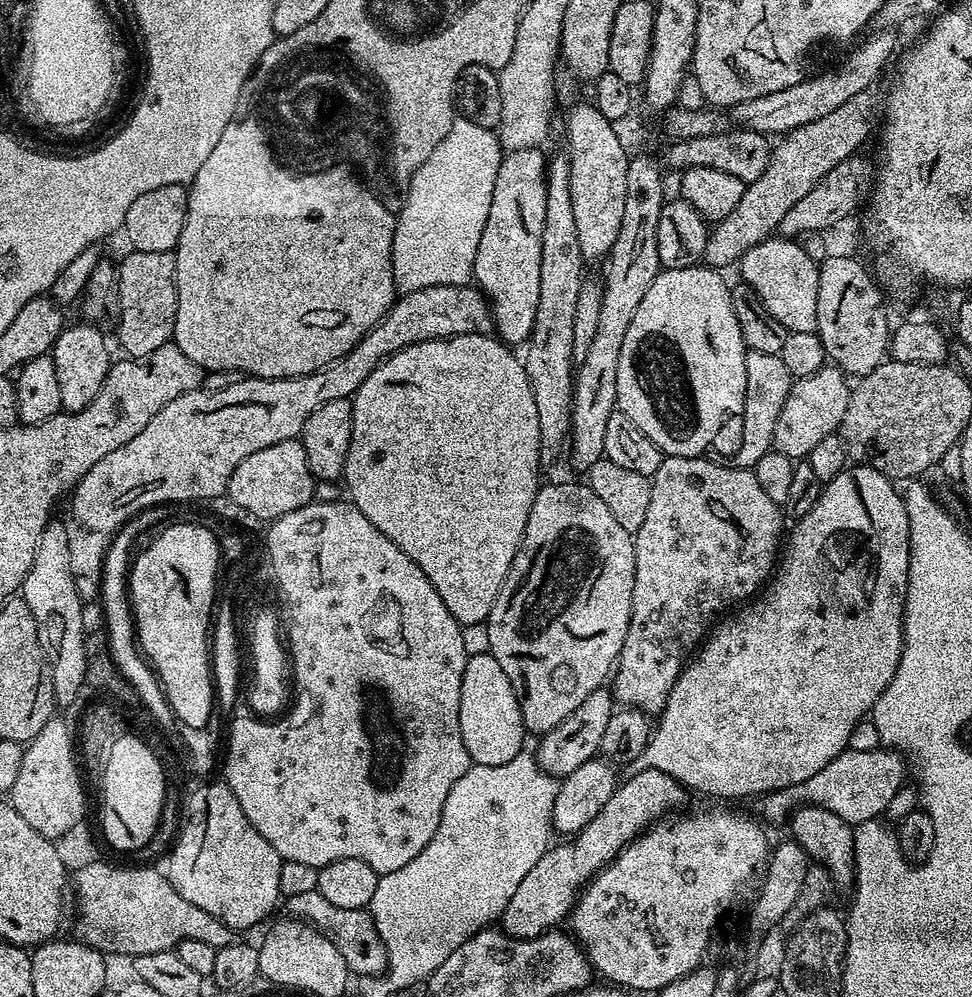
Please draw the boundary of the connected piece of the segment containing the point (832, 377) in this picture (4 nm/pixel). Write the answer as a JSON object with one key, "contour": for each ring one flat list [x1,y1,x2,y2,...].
{"contour":[[825,366,814,374,793,379,790,394,778,413,778,422,774,425,773,449,786,454,794,462,803,461,822,442,822,438,837,435,842,418,846,414,850,380,839,368]]}

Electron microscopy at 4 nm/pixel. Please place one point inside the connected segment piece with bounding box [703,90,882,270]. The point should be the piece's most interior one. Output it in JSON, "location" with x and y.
{"location":[807,154]}

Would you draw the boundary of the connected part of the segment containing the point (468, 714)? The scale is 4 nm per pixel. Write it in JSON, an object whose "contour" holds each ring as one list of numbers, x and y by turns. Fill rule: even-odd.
{"contour":[[491,652,469,656,466,670,462,670,460,725,462,742,466,742,473,764,502,766,525,751,526,729,520,703,510,686,510,678,506,678,502,666,498,666,498,658,494,658]]}

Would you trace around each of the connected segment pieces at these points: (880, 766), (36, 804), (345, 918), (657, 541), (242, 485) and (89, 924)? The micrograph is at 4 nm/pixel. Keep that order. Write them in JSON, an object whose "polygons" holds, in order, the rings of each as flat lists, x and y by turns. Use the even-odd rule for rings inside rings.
{"polygons":[[[879,746,872,750,858,750,848,748,840,752,834,762,826,762,818,774,806,778,806,782,798,782,794,786,786,786,782,790,765,792,755,801,755,815,765,825,780,824,789,819,792,811,804,804,822,806,822,810,831,810,838,814,842,822,851,824,867,824,883,817,890,803,890,798,898,793,900,787,906,783,906,760,901,753]],[[53,718,38,730,38,734,33,740,28,741,24,749,22,758,22,768,18,770,18,778,14,782,10,793,10,803,38,834,42,834,46,839,55,842,59,837,66,833,75,823,83,821,84,816,84,784,80,781,80,768,76,765,78,762,78,752,74,747,74,732,68,729,68,724,59,718]],[[317,891,310,894,289,896,286,904,292,911,289,913,295,919,303,920,304,923,312,925,316,931,322,932,330,942,334,942,338,954,342,954,349,973,353,977,378,976,385,971,386,957,382,946,382,938,378,934,371,912,363,908,346,910,339,906,333,906,332,903,326,902,326,898,322,898,322,894]],[[665,456,658,466,658,470,650,477,652,481,650,506,646,509,646,519,643,520,642,526,638,526,638,530,634,533,634,598,632,599,632,613,630,614,630,626,626,630,626,642,616,660,614,675,610,680,610,691,621,705,638,708,649,714,663,712,664,703,667,702,670,690,676,679,679,678,690,653,705,639,706,633,713,627,717,617,727,613,733,606,755,597,761,591,762,585,771,577,778,563,778,553,782,548,782,533,786,528,786,520,782,515,781,505,770,502,770,498,764,493,762,486,758,486,755,471,729,466,727,463,725,463,726,465,715,464,714,461,708,459,704,456]],[[299,439,287,440,266,446,266,450,258,450,258,454,250,454,246,462,238,462,238,470,230,474,227,495,262,521,271,522,282,514,290,514,290,510,313,503,313,483,310,462,306,462,306,450]],[[99,858,74,872,76,904,80,907,78,936,83,943,102,953,124,954,131,958,171,952,183,940,207,942,217,949,233,943,233,929,214,918,214,914,206,914,206,910,186,902,163,871,155,872,152,866,119,868,103,862]]]}

